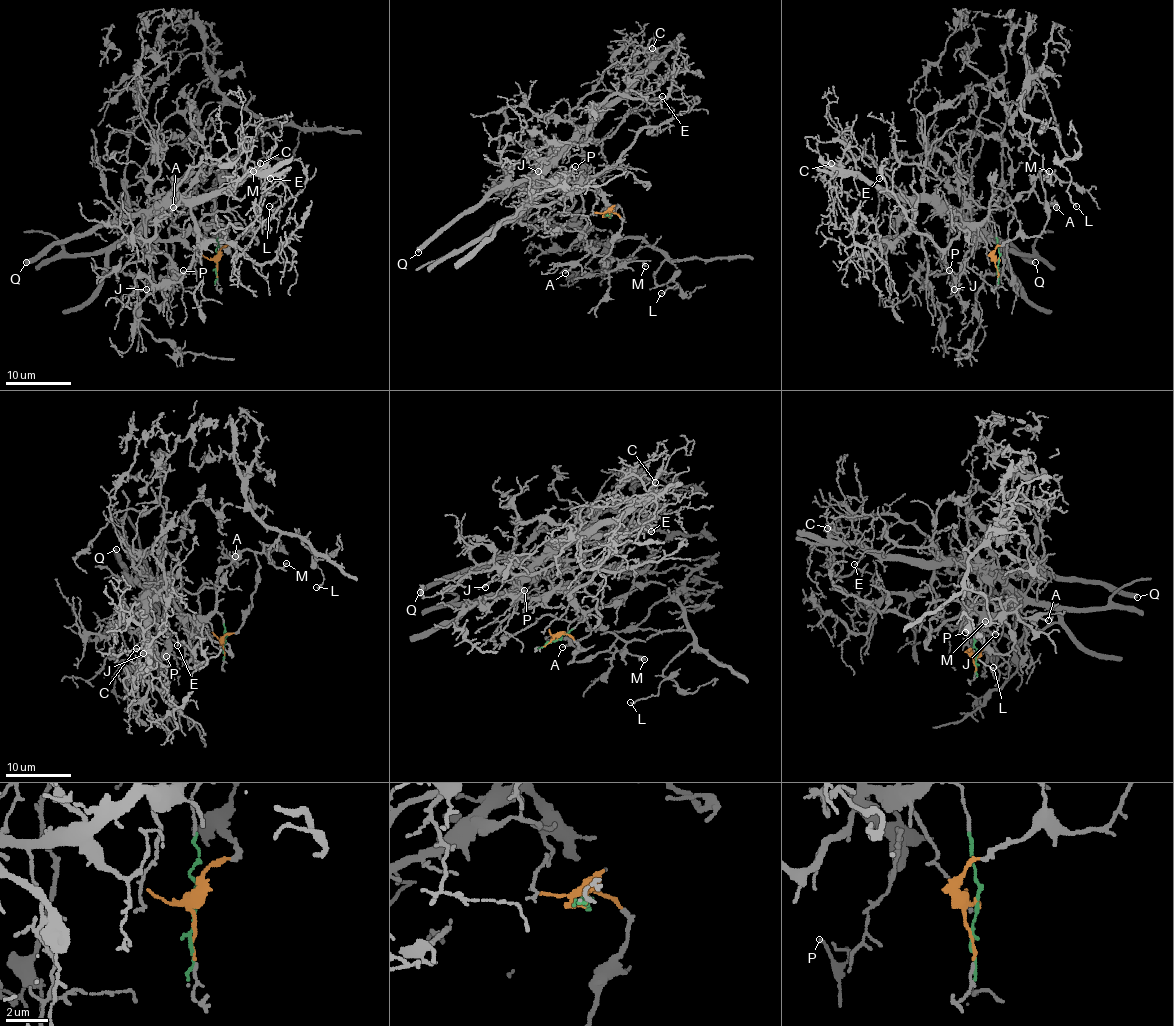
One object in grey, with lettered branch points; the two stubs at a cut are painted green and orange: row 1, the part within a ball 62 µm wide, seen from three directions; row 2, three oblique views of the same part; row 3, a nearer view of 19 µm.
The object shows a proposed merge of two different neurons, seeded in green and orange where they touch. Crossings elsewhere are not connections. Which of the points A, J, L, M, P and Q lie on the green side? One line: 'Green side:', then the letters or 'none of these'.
Green side: J, P, Q

